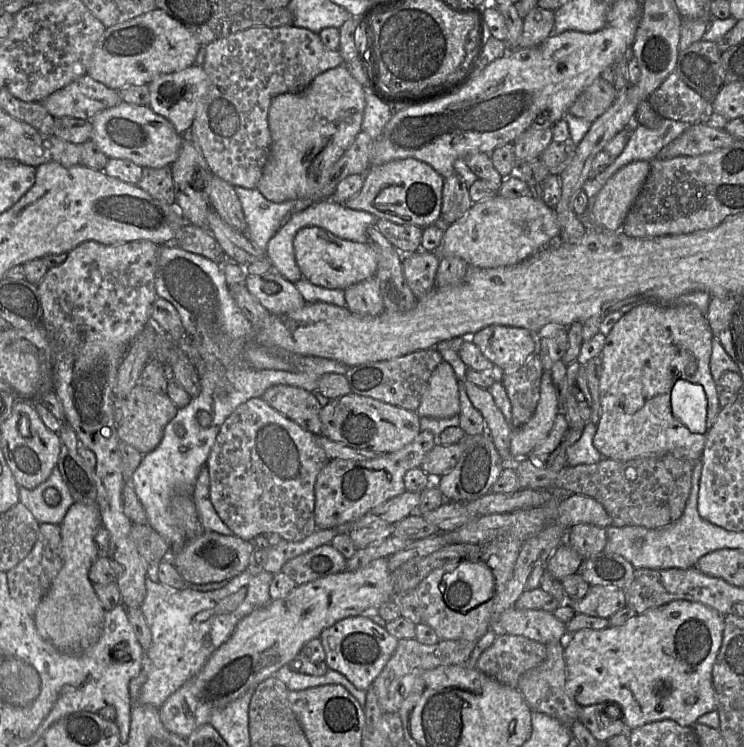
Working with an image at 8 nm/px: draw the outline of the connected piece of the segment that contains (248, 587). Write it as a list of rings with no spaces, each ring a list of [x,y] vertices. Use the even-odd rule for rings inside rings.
[[[245,570],[221,589],[199,592],[172,589],[153,582],[146,575],[146,596],[140,609],[152,640],[148,650],[143,653],[142,670],[146,674],[146,681],[138,702],[159,708],[170,695],[195,676],[211,654],[230,638],[244,617],[270,603],[269,586],[273,576],[263,570],[252,577]]]

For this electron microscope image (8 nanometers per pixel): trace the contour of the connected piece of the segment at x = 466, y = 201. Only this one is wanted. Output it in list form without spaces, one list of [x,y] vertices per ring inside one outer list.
[[[456,173],[444,180],[440,220],[451,225],[462,218],[472,206],[469,187]]]

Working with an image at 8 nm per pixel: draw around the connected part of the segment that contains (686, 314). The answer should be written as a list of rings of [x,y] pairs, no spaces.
[[[660,303],[650,305],[638,305],[625,313],[614,325],[606,336],[606,342],[601,352],[603,368],[600,378],[600,420],[597,424],[597,431],[593,438],[594,447],[604,458],[617,461],[629,461],[636,458],[658,457],[671,454],[678,458],[684,458],[695,463],[703,455],[708,430],[714,424],[719,410],[719,387],[714,381],[710,372],[710,359],[712,354],[713,333],[701,310],[694,305],[670,306]]]

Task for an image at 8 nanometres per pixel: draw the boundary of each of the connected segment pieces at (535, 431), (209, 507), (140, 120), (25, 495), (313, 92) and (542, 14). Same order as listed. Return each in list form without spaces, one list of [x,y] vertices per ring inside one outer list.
[[[544,370],[540,385],[540,398],[535,413],[523,426],[514,429],[510,452],[516,459],[530,457],[535,446],[542,442],[553,428],[559,413],[559,399],[551,373]]]
[[[204,465],[198,474],[194,488],[194,501],[199,521],[205,531],[233,536],[233,532],[220,519],[211,502],[209,492],[209,471],[207,465]]]
[[[120,101],[116,106],[105,109],[97,113],[92,119],[91,123],[93,125],[93,131],[91,139],[95,144],[99,147],[99,149],[108,157],[108,158],[123,158],[128,159],[134,162],[135,164],[141,167],[152,167],[152,168],[160,168],[167,165],[172,165],[178,157],[184,136],[180,135],[176,132],[174,126],[163,116],[156,114],[149,105],[134,105],[129,104],[125,101]]]
[[[58,466],[54,467],[49,478],[36,488],[26,489],[19,486],[19,499],[39,524],[60,525],[75,503]]]
[[[341,65],[317,75],[300,92],[272,99],[268,111],[270,154],[257,186],[267,200],[307,199],[320,191],[334,164],[362,130],[366,89]]]
[[[535,7],[523,18],[518,48],[533,47],[554,33],[554,11]]]

